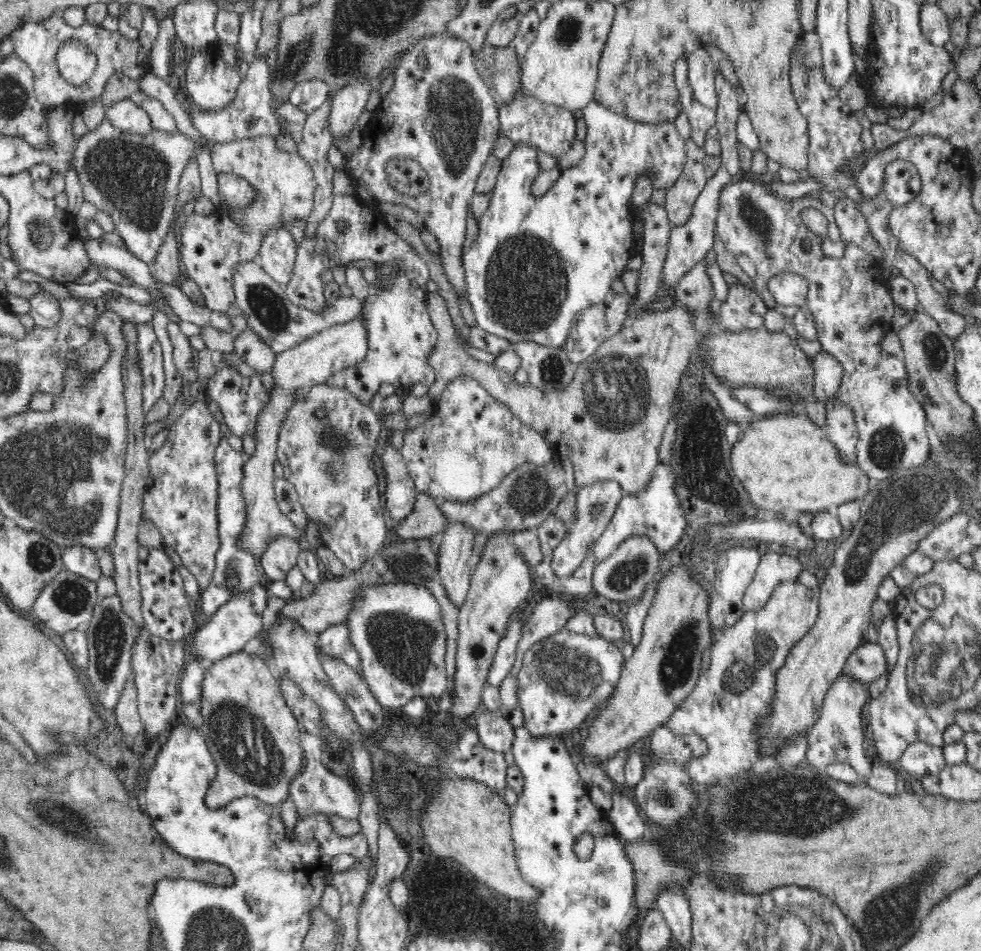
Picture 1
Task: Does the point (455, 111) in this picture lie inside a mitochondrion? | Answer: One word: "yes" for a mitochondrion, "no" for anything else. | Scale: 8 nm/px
yes

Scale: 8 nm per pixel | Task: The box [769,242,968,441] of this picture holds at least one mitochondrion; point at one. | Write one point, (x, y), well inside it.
(934, 351)

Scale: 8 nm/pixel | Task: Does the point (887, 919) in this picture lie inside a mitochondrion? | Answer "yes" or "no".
yes

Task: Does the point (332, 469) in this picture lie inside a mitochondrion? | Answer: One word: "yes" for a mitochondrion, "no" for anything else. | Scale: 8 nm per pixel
yes

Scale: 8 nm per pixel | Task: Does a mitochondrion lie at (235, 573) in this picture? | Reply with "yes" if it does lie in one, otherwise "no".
yes

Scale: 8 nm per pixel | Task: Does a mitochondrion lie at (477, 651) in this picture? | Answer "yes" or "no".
no

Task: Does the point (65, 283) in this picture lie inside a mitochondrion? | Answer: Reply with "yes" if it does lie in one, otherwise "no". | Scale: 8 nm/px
no

